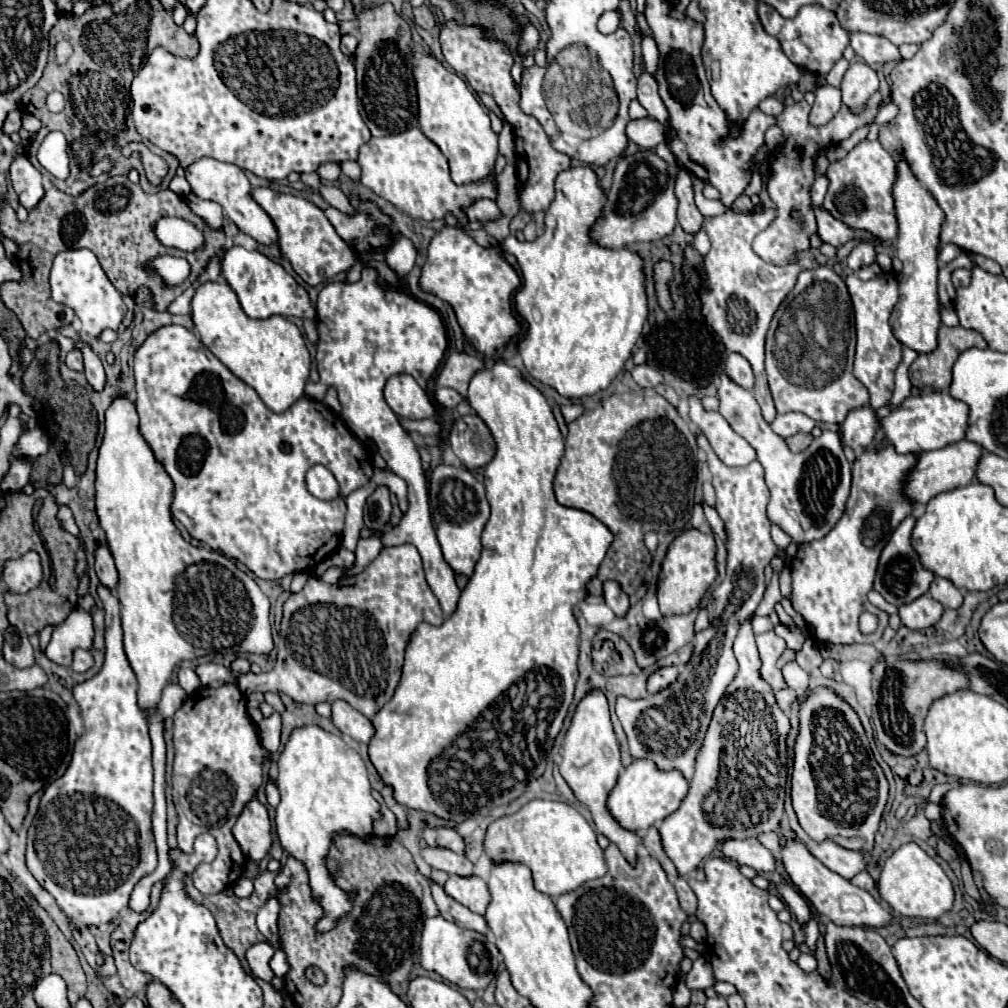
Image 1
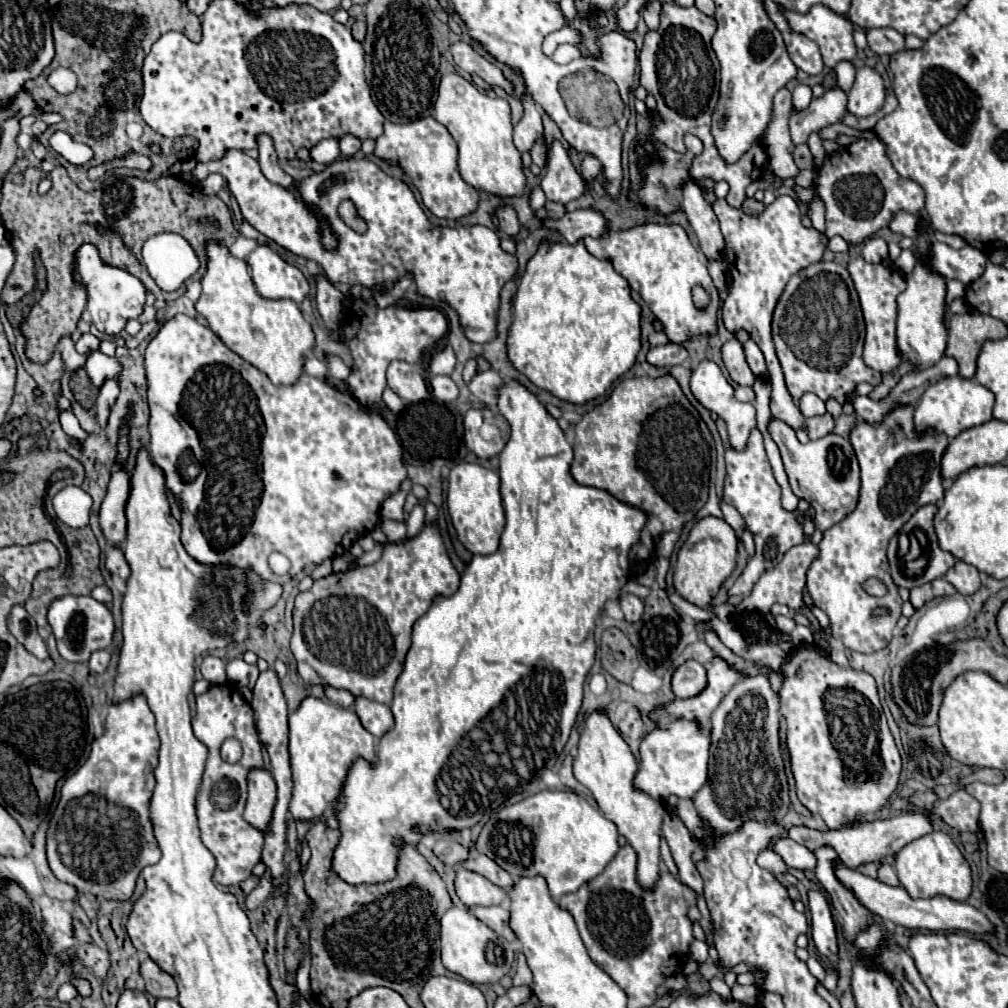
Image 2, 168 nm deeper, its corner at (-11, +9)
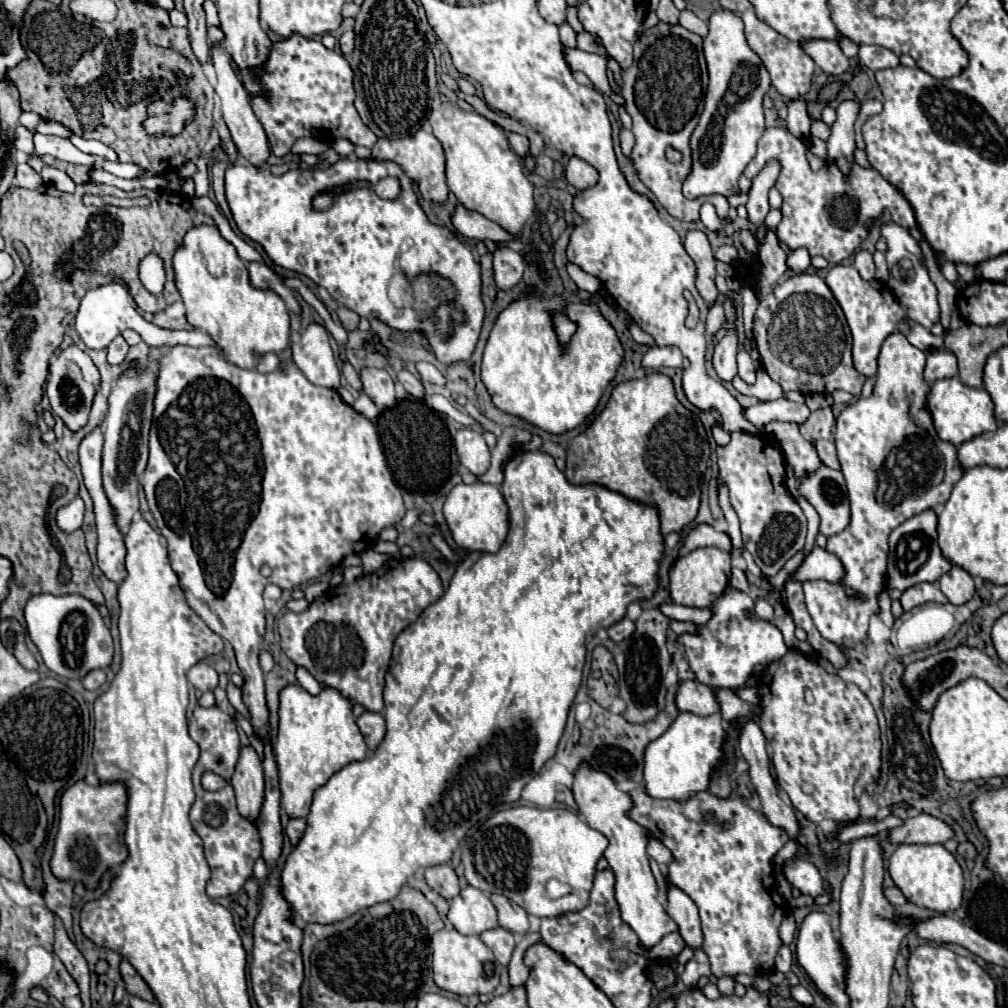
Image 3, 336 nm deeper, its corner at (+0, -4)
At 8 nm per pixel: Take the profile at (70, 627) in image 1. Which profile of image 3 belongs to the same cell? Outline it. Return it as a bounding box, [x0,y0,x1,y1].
[25,595,113,679]

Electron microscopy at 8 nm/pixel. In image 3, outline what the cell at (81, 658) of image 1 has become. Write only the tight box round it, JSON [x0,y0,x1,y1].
[83,669,105,691]

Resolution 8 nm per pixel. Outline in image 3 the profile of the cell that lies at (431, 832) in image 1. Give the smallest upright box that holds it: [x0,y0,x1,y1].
[425,865,459,899]

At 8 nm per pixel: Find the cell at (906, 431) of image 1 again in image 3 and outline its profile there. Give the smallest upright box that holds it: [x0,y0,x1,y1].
[927,377,997,447]

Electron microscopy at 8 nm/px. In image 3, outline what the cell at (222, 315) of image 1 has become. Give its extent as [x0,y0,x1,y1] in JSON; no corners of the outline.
[173,225,289,369]

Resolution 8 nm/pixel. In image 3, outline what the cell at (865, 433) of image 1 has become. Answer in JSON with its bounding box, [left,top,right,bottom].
[925,349,957,385]

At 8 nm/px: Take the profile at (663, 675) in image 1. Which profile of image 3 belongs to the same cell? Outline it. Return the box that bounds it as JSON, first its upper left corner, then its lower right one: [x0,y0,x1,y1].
[675,681,717,715]

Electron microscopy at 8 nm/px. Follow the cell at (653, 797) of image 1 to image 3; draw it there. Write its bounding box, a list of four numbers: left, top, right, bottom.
[643,713,725,801]

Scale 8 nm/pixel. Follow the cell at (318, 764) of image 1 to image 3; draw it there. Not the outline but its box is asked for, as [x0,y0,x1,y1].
[273,685,367,819]

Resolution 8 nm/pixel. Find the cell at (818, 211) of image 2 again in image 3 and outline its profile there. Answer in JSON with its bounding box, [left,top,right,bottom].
[787,247,811,273]

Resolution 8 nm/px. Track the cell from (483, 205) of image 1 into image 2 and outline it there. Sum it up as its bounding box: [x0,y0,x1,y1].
[496,206,520,238]

